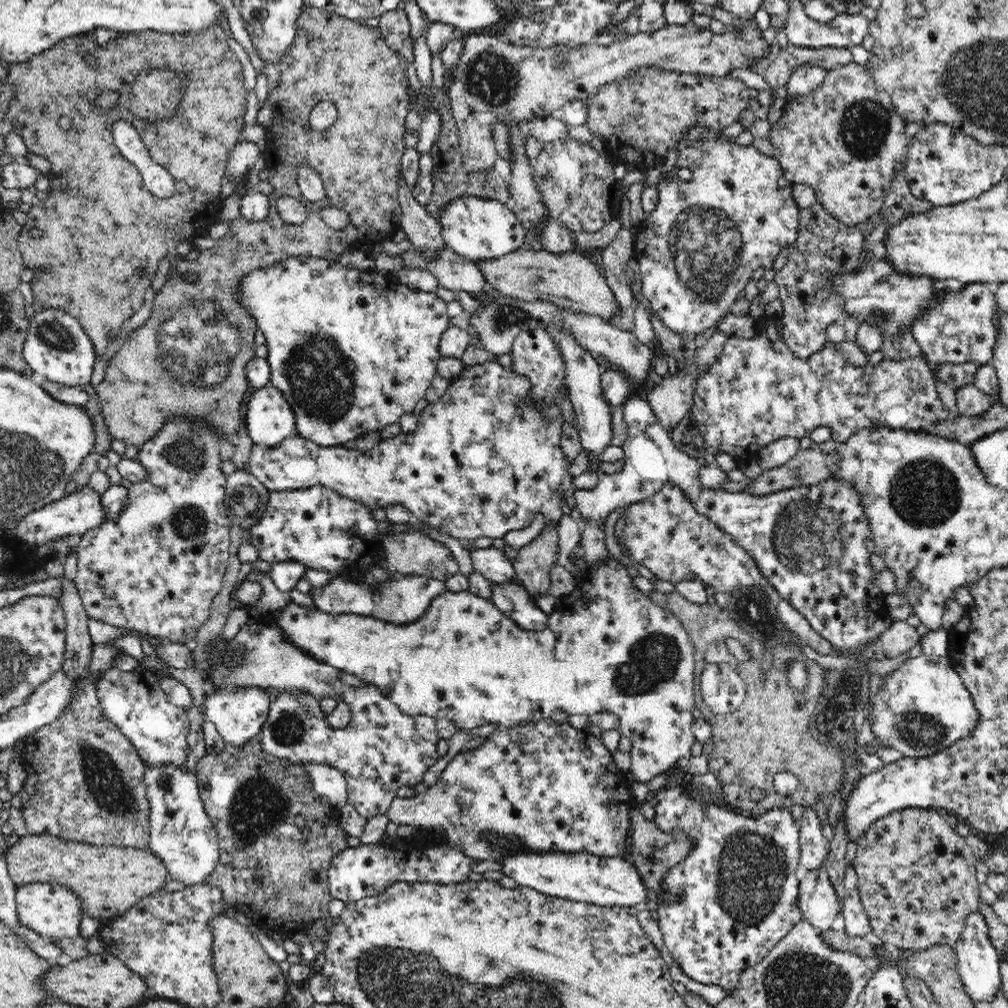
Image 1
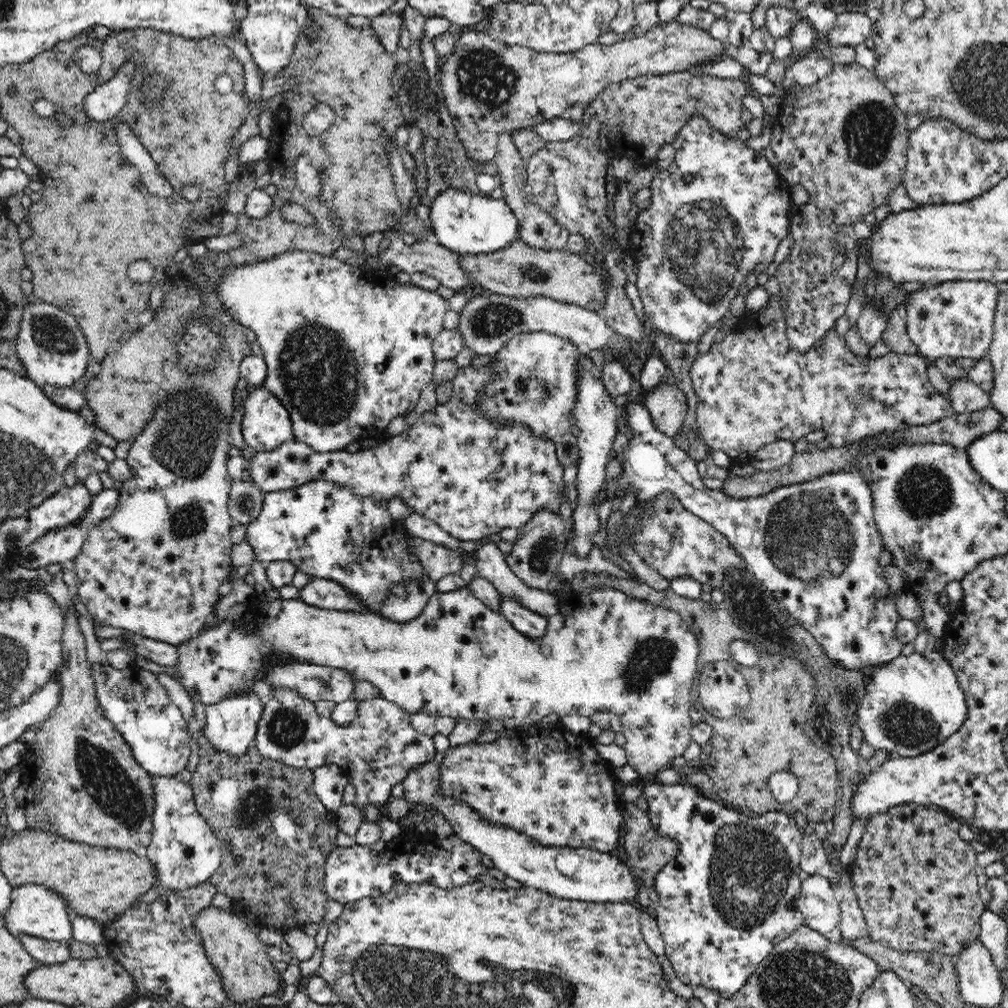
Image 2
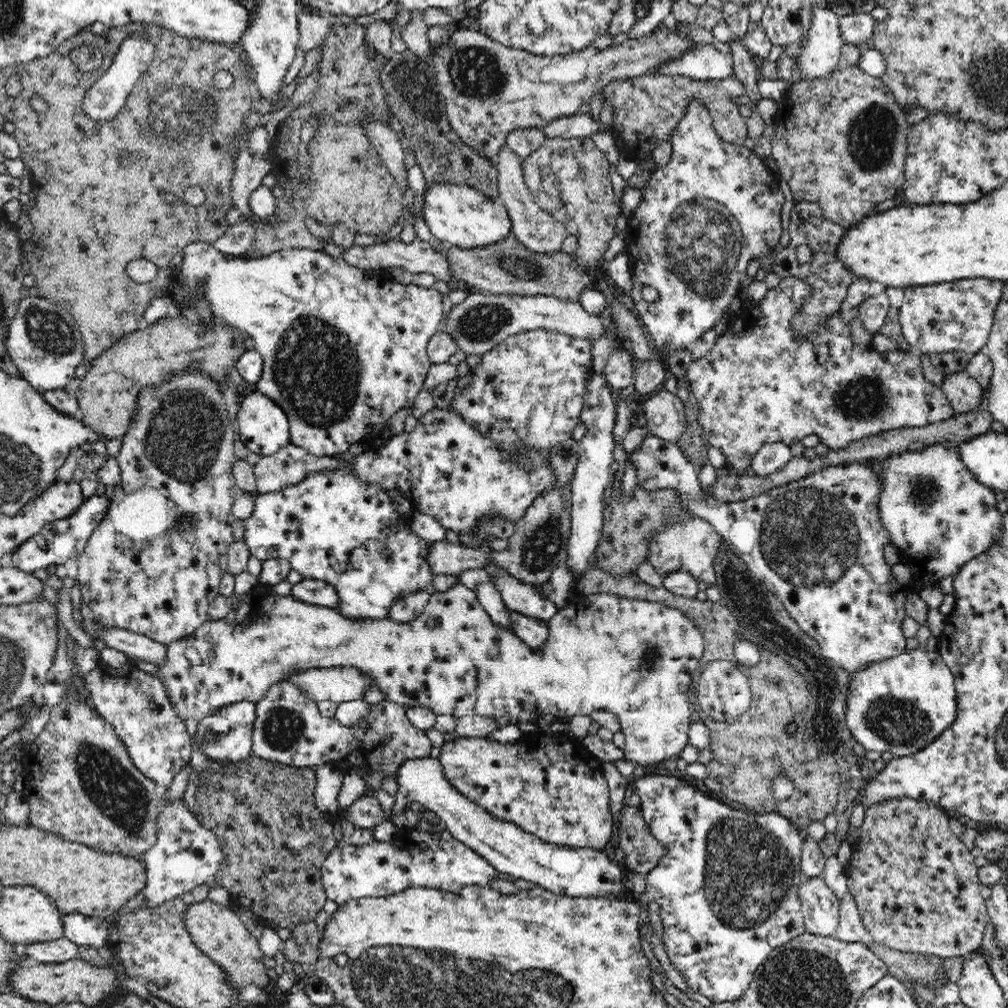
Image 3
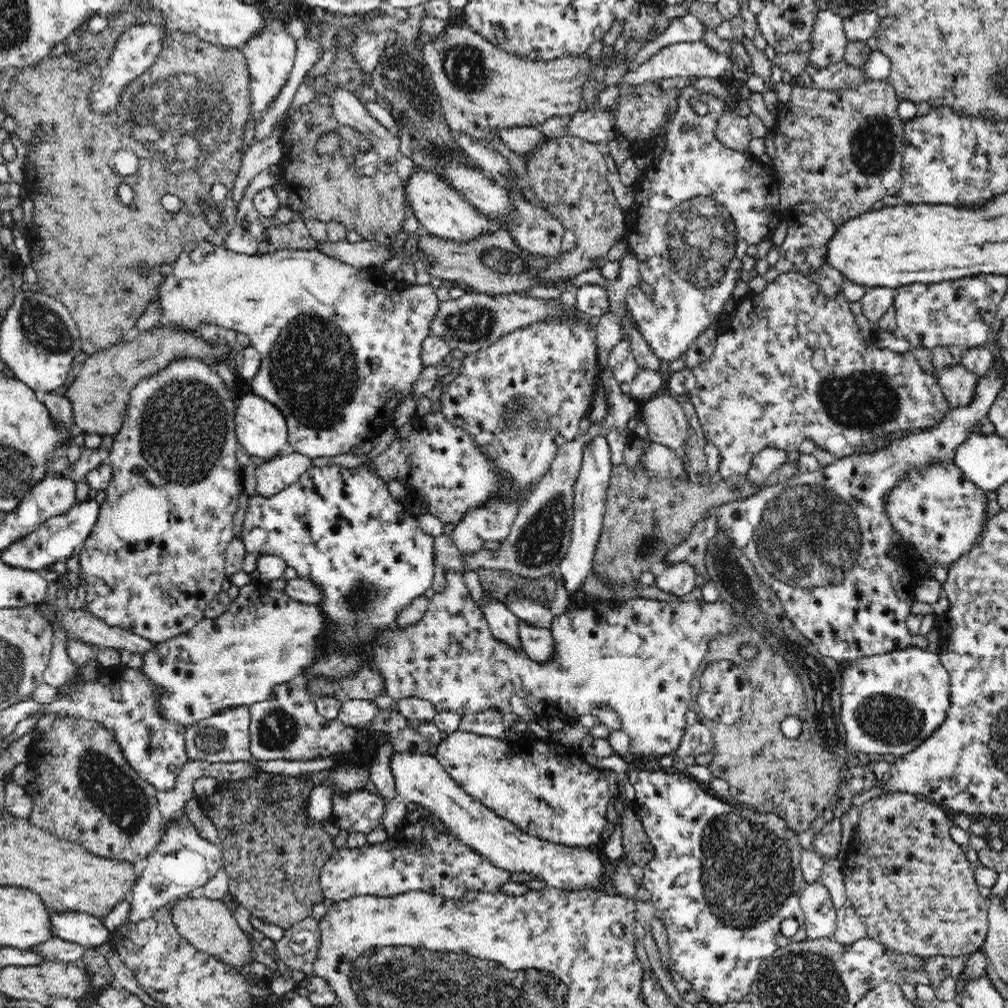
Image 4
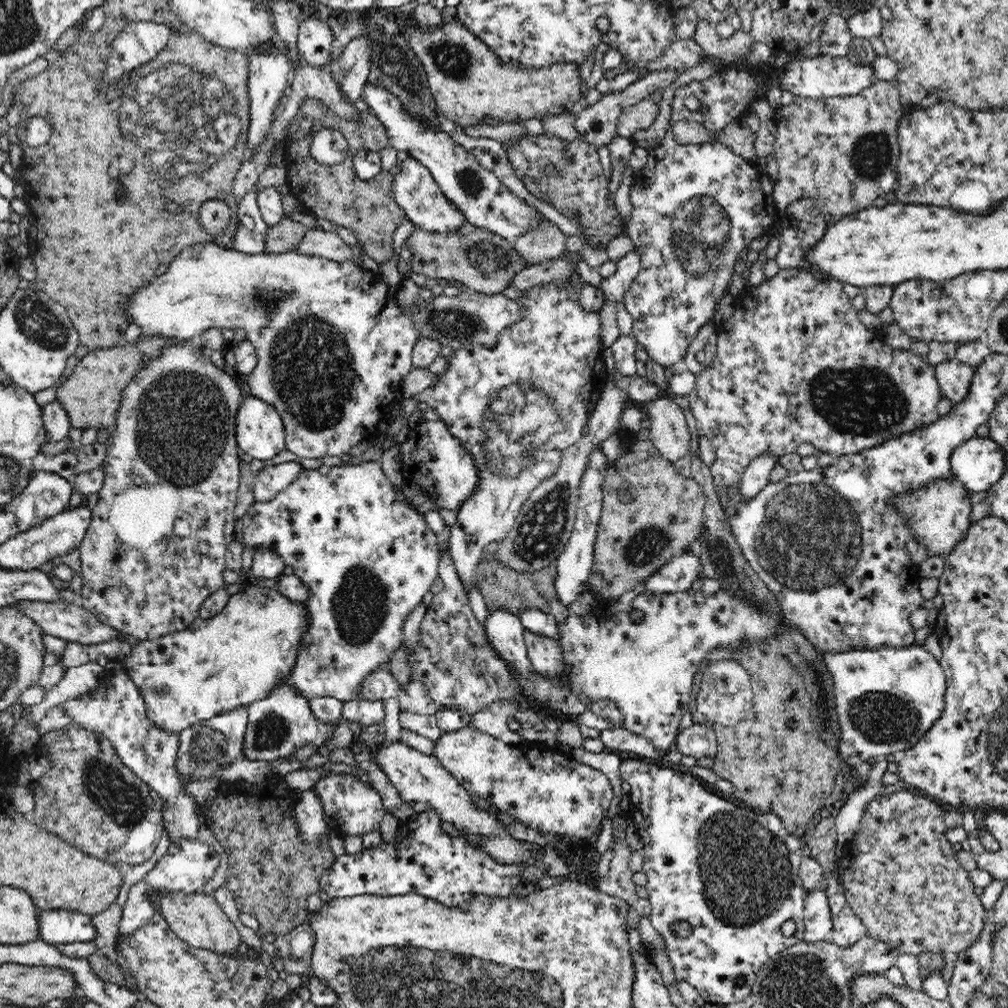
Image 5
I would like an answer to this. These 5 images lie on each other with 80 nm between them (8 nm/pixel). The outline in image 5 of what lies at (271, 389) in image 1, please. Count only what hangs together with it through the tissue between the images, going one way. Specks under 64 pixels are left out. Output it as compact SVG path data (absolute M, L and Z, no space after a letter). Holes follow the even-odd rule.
M250 395L243 398L237 409L235 437L237 445L259 466L284 450L283 419L271 404Z

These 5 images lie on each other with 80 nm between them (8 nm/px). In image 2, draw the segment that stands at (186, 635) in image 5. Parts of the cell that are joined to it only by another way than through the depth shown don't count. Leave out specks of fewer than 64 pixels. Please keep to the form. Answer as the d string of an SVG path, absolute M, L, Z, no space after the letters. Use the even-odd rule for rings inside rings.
M468 587L454 590L454 592L440 593L438 591L434 593L434 596L430 598L422 614L416 619L405 623L394 622L376 613L324 610L316 606L309 606L299 599L266 600L266 604L264 604L261 603L263 598L259 598L257 601L261 604L261 608L258 608L258 612L254 614L252 628L250 628L250 610L246 609L240 620L230 622L230 620L225 619L223 622L204 627L199 633L198 638L190 639L180 645L179 659L173 666L176 676L173 676L173 678L178 680L180 686L183 686L187 690L192 701L199 700L206 707L210 704L217 704L216 702L218 700L224 700L228 696L236 696L244 691L256 691L256 688L263 684L262 674L266 672L268 666L278 664L278 660L294 662L295 658L298 662L346 669L355 679L368 680L375 687L378 687L380 696L400 706L400 709L409 715L426 713L435 718L438 716L450 716L457 722L476 719L486 724L490 720L502 720L504 721L504 729L516 729L527 725L533 726L543 723L546 717L552 713L562 718L566 714L570 716L579 714L590 717L597 711L609 711L620 718L621 731L625 736L625 745L623 748L627 754L627 762L636 769L638 777L643 781L648 780L653 774L669 766L673 758L682 756L684 750L688 748L688 744L692 742L691 732L693 725L689 716L692 702L689 696L690 690L692 690L692 684L694 684L698 676L698 662L696 660L699 658L700 650L697 644L697 638L695 638L695 635L688 628L684 619L670 608L666 609L659 605L652 605L647 601L642 602L642 599L636 599L628 595L627 592L620 591L614 587L589 587L586 589L586 592L588 592L588 602L586 604L582 604L582 592L576 592L576 588L564 594L564 598L561 598L557 605L559 609L557 614L547 618L545 634L542 638L538 639L530 639L528 636L520 634L512 626L511 622L508 622L501 613L496 613L486 607Z

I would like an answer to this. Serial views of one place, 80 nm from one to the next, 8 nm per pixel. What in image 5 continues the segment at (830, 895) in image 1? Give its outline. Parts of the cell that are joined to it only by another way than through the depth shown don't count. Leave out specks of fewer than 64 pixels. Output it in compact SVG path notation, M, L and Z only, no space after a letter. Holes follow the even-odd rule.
M821 887L807 890L804 896L803 942L826 941L831 938L833 918L828 906L827 894Z

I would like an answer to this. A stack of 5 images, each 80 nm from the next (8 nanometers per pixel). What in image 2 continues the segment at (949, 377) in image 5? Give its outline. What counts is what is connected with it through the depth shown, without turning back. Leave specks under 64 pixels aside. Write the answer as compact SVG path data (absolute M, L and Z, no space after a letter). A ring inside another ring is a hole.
M969 378L950 382L949 401L956 413L971 413L991 406L989 394Z

